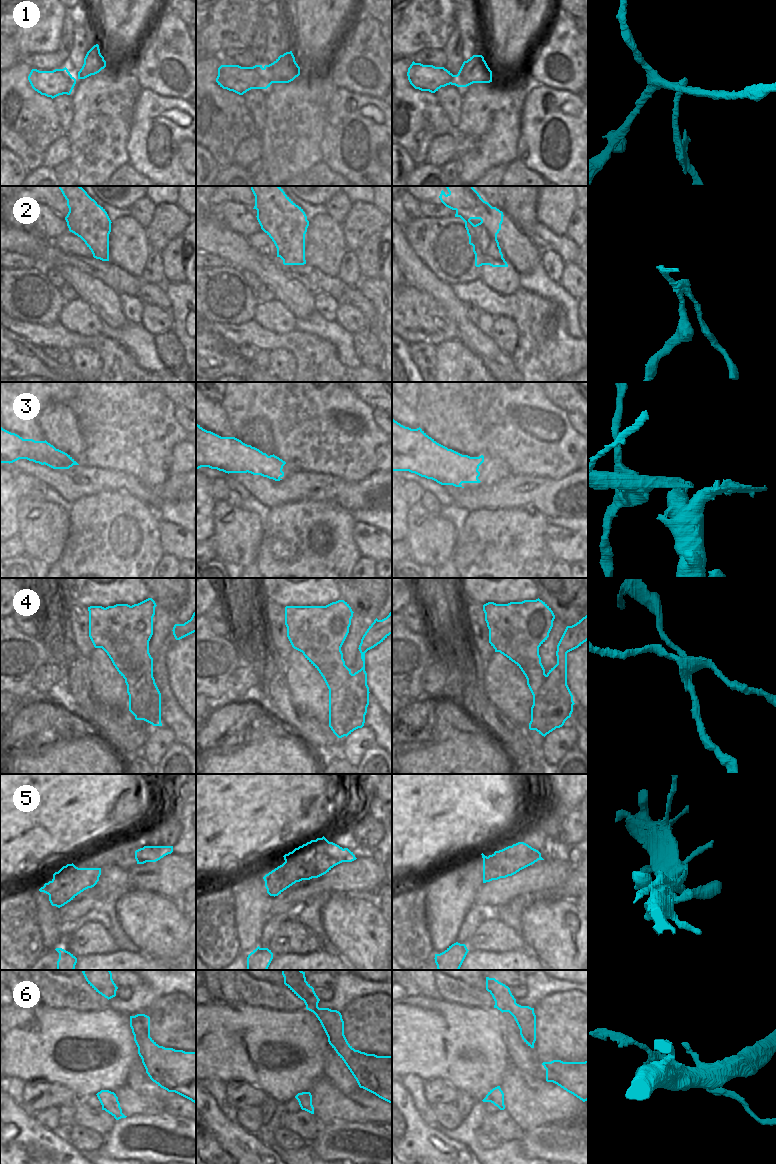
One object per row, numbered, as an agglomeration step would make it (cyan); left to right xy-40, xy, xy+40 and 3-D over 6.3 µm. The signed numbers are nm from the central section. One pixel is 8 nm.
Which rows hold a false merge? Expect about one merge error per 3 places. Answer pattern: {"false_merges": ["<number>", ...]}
{"false_merges": ["1", "2", "3", "4", "5", "6"]}

